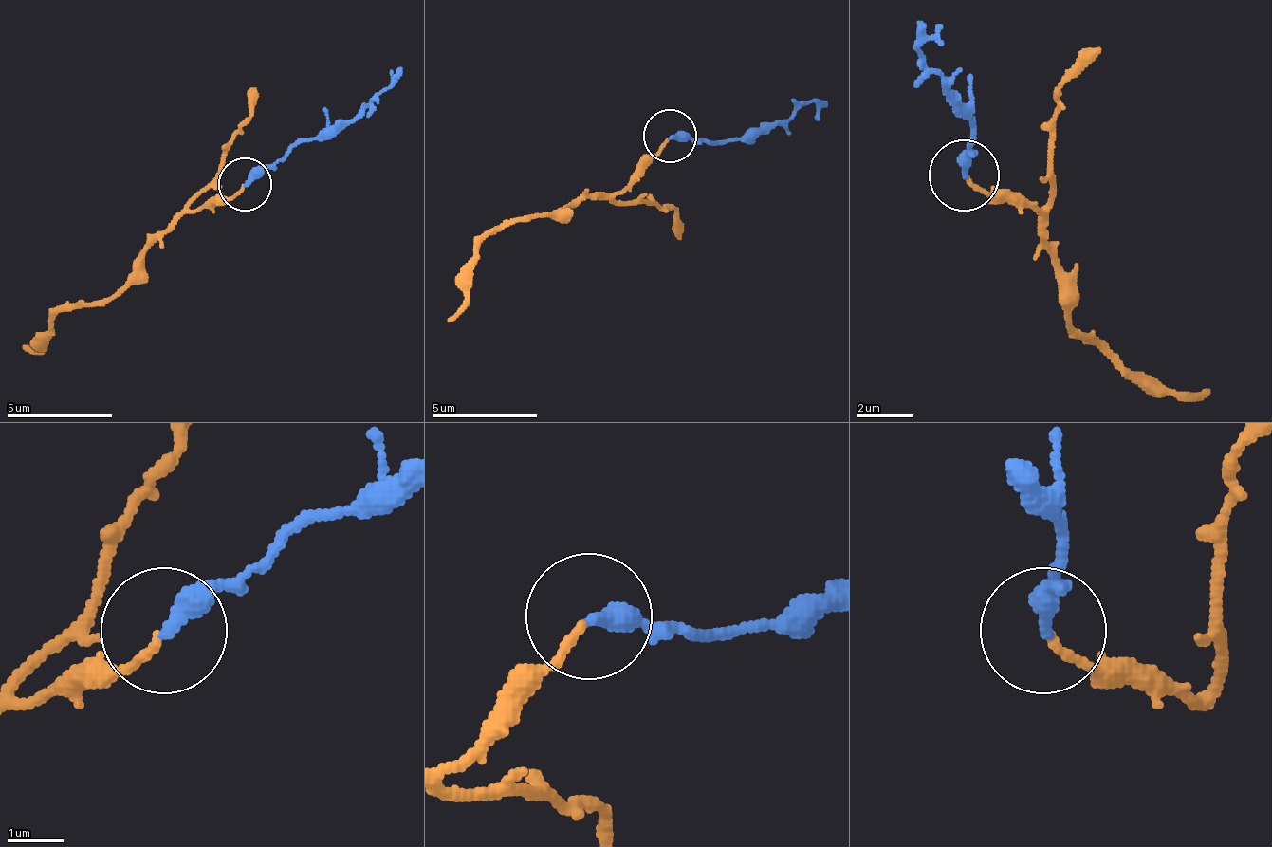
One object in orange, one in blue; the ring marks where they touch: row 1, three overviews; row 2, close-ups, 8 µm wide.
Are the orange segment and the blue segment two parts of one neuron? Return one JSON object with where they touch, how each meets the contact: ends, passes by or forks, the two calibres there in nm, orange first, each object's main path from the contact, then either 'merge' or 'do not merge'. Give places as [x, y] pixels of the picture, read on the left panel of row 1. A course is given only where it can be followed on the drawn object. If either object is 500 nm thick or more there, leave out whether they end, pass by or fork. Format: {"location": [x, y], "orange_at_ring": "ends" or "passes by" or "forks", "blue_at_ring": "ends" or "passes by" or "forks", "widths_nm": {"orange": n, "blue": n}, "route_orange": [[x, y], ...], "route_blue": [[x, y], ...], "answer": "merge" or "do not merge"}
{"location": [245, 184], "orange_at_ring": "ends", "blue_at_ring": "ends", "widths_nm": {"orange": 140, "blue": 360}, "route_orange": [[244, 185], [191, 211], [159, 238], [111, 296], [80, 302], [53, 318], [37, 349], [21, 344]], "route_blue": [[244, 185], [318, 142], [382, 95], [393, 68]], "answer": "merge"}

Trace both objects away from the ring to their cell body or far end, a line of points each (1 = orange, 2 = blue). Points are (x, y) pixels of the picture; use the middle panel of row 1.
1: (669, 139), (616, 193), (584, 193), (568, 209), (505, 219), (478, 246), (462, 299), (446, 321)
2: (669, 135), (743, 139), (807, 102), (818, 119)

